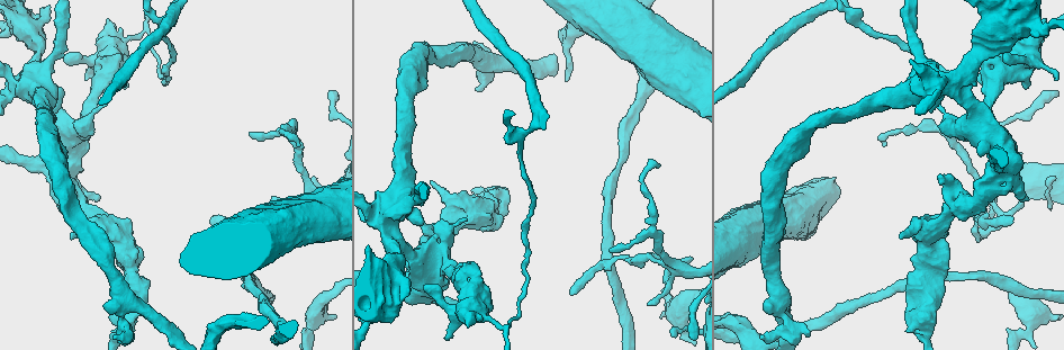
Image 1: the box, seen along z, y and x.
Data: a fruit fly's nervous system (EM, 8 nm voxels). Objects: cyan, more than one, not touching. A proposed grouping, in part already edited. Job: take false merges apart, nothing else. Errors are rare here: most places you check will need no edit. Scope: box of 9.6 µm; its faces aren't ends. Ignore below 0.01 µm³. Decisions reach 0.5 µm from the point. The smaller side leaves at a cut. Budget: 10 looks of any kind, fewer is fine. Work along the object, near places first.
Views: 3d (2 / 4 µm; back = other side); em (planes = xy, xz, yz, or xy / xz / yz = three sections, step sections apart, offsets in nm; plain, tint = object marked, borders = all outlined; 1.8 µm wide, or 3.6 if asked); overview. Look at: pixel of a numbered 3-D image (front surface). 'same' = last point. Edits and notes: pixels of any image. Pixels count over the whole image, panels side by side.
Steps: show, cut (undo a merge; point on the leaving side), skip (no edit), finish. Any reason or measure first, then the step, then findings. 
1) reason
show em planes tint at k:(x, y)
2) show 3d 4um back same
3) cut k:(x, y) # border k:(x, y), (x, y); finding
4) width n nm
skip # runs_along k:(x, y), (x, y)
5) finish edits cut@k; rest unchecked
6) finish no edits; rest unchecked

thick turns thin
show em 3.6um planes tint at 1:(1032, 10)

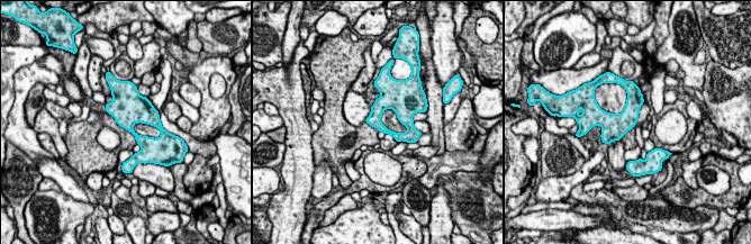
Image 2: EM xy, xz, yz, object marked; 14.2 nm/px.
width 190 nm
skip # runs_along 2:(369, 120), (394, 106), (410, 125); continuous, no second neuron

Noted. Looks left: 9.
looks like a crossing
show 3d 4um at 1:(63, 131)

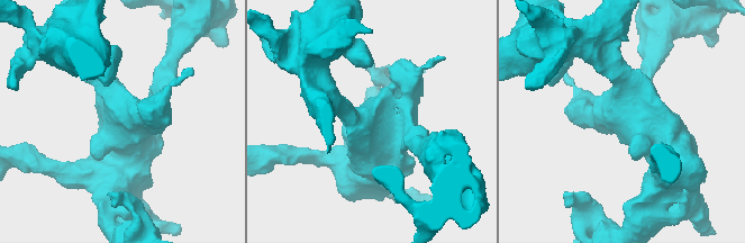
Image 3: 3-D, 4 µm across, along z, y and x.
need the tissue
show em 3.6um planes tint at 3:(376, 128)

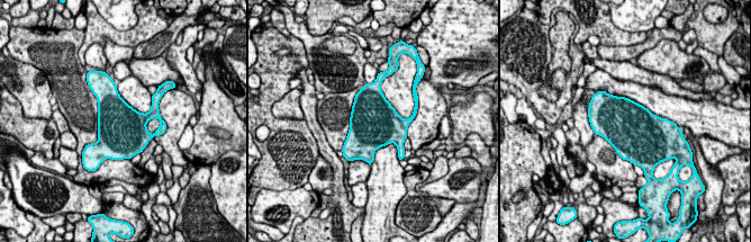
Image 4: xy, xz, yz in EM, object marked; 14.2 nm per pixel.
width 700 nm
skip # one neuron here

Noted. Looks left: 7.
sudden change in width
show em 3.6um xy step 4 tint at 1:(390, 219)

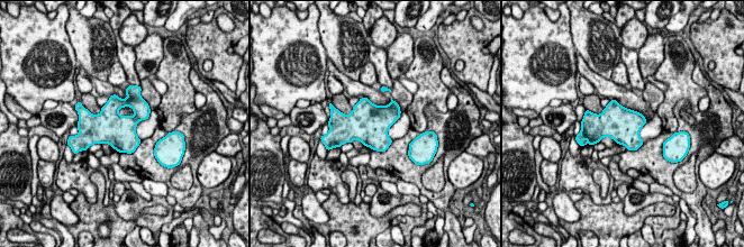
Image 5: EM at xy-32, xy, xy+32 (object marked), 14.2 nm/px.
skip # one neuron here

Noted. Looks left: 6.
thick turns thin
show em planes plain at 1:(933, 283)

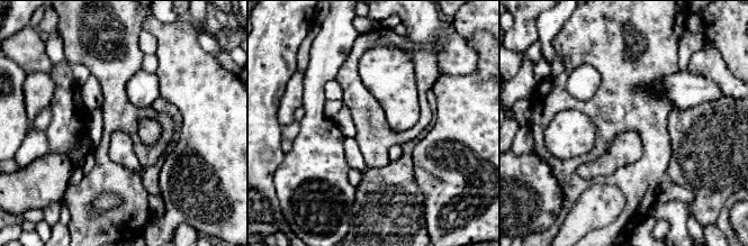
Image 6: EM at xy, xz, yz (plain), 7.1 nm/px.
show em planes tint same

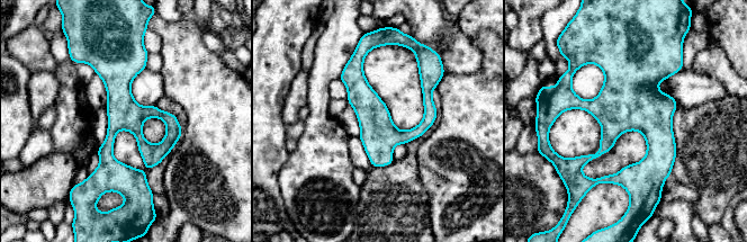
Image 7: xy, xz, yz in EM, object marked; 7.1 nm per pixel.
skip # runs_along 7:(120, 57), (108, 166), (132, 193); all the same neuron

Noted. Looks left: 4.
finish no edits; rest unchecked

